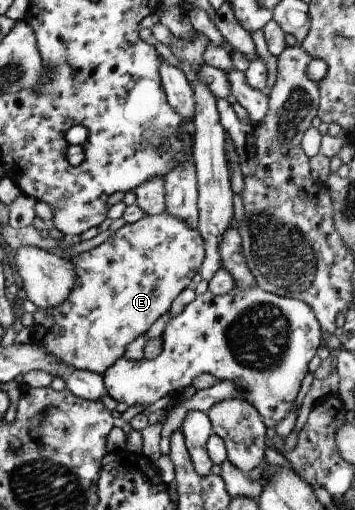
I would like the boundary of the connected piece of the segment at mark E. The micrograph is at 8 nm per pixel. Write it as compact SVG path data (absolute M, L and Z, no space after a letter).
M171 211L161 215L146 216L141 221L127 224L117 234L95 249L77 256L65 256L77 267L77 285L71 291L71 297L65 303L37 311L33 327L33 344L43 345L61 361L79 371L89 371L106 376L113 365L126 356L127 349L139 337L147 335L147 331L165 315L171 313L173 305L181 293L189 288L193 279L201 275L201 269L208 256L204 235L199 229L193 229L189 221L183 221Z

